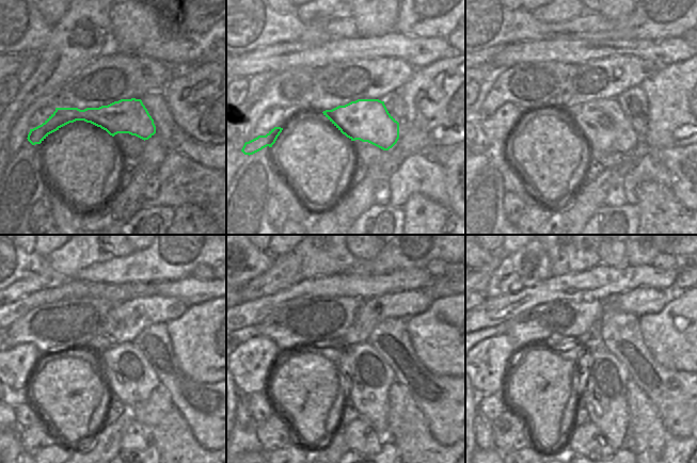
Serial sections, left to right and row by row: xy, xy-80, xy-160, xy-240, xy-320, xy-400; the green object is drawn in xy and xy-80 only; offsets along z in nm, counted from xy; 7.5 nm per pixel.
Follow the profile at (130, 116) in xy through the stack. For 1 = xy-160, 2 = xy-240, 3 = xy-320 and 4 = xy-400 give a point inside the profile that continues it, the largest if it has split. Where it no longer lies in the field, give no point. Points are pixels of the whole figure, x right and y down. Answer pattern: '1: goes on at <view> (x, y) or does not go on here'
1: goes on at xy-160 (602, 123)
2: goes on at xy-240 (129, 377)
3: goes on at xy-320 (368, 378)
4: goes on at xy-400 (604, 398)

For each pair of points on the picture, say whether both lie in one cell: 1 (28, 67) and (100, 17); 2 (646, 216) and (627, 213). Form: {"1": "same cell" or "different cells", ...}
{"1": "different cells", "2": "different cells"}

